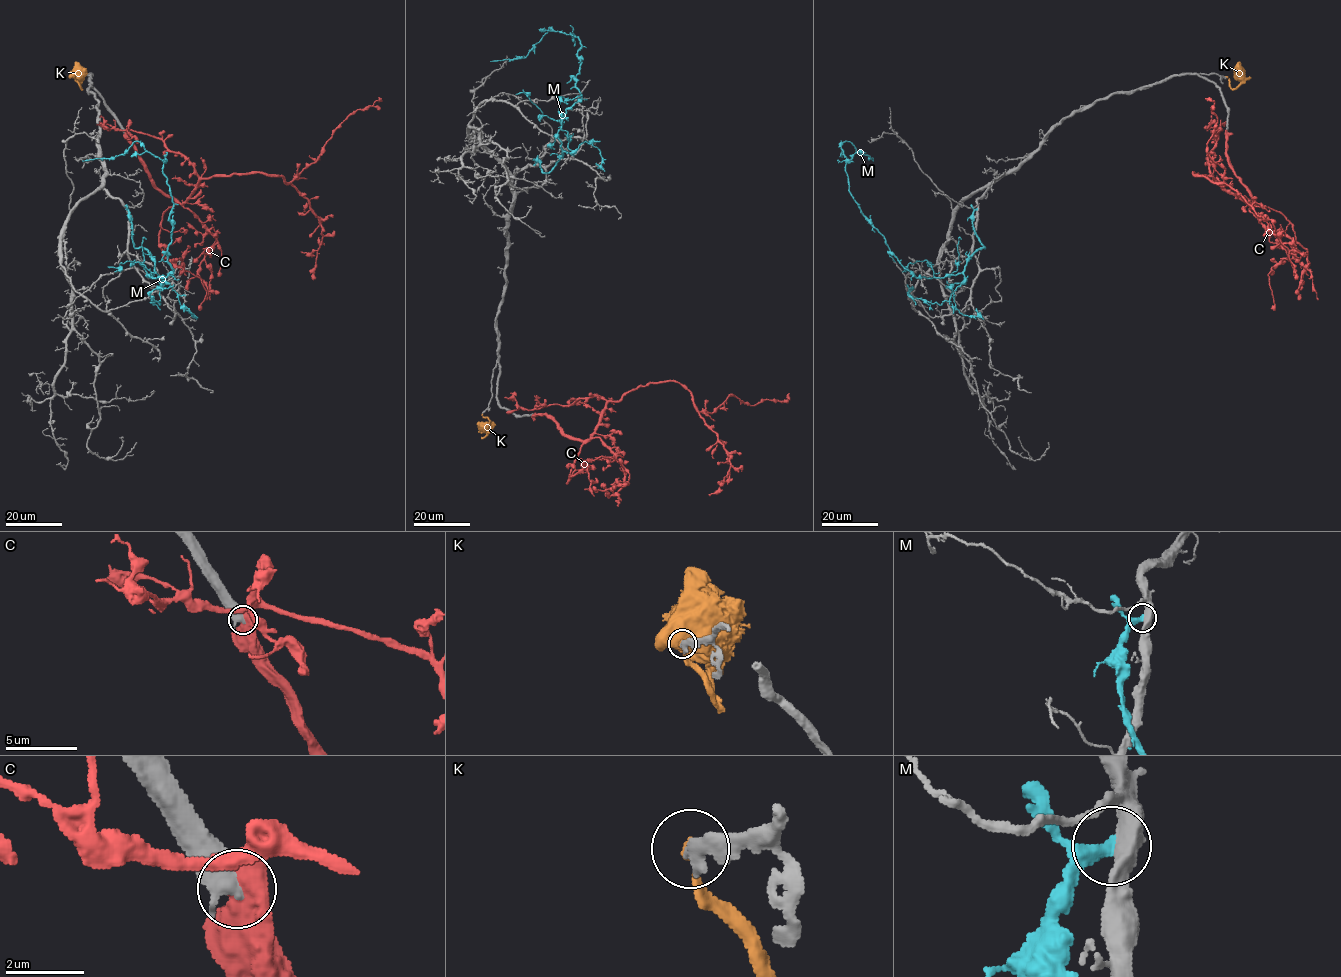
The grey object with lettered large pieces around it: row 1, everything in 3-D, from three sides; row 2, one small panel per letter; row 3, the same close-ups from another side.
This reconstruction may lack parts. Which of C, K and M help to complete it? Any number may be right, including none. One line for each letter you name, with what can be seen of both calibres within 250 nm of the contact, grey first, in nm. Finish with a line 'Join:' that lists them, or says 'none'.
K: 340/190 nm
Join: K

